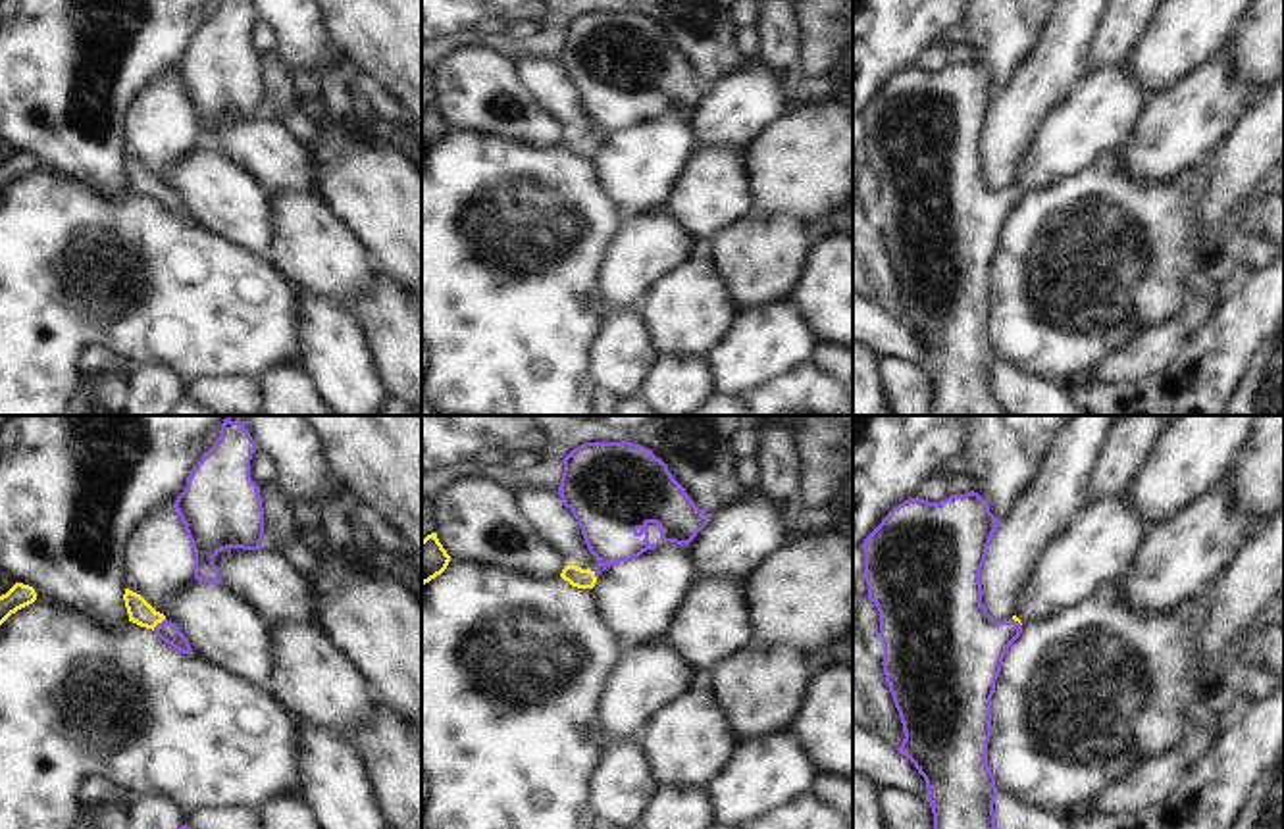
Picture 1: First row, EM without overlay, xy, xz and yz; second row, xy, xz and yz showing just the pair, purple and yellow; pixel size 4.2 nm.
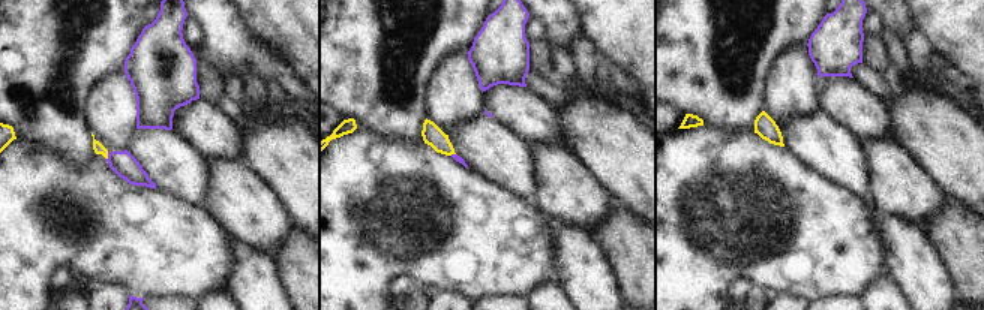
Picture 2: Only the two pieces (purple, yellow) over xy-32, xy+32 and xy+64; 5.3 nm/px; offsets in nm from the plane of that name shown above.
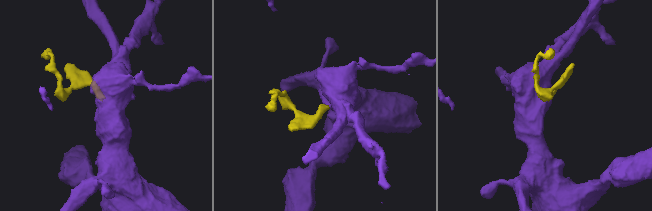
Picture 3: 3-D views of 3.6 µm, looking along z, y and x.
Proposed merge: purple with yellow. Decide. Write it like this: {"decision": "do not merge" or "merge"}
{"decision": "merge"}

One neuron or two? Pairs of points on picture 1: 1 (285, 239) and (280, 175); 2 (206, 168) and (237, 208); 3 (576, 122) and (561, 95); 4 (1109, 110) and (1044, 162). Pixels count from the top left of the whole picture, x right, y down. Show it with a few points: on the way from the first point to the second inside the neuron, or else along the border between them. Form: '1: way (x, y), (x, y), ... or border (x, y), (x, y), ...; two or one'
1: border (314, 195), (270, 197); two
2: way (206, 177), (228, 199); one
3: way (572, 116), (563, 100); one
4: way (1094, 120), (1059, 149); one

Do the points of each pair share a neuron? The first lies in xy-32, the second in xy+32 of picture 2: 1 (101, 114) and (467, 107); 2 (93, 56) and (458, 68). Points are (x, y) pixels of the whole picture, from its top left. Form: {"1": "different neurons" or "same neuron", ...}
{"1": "same neuron", "2": "different neurons"}

